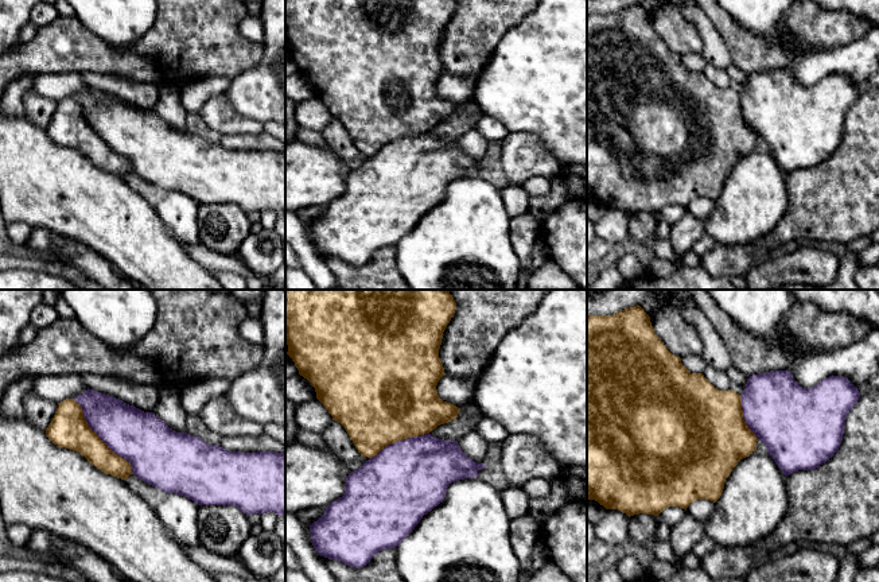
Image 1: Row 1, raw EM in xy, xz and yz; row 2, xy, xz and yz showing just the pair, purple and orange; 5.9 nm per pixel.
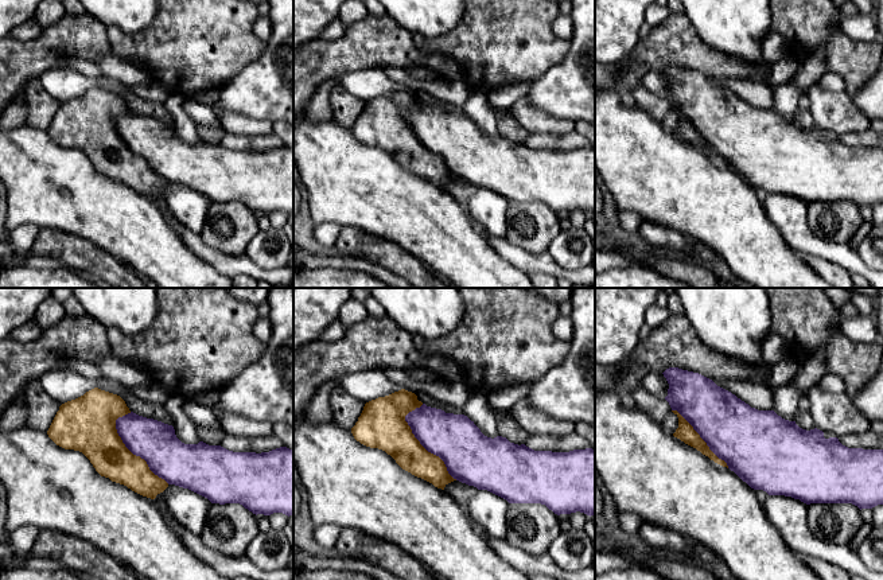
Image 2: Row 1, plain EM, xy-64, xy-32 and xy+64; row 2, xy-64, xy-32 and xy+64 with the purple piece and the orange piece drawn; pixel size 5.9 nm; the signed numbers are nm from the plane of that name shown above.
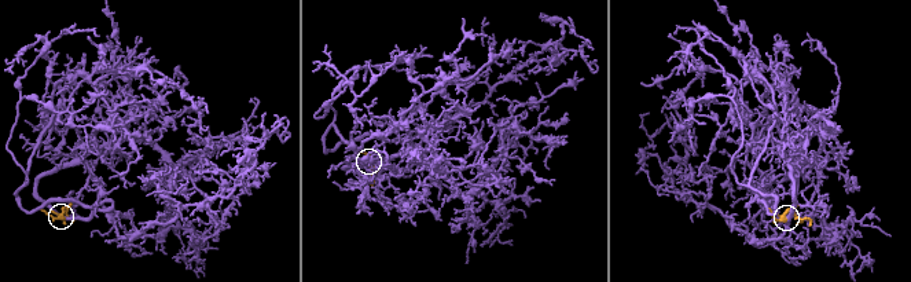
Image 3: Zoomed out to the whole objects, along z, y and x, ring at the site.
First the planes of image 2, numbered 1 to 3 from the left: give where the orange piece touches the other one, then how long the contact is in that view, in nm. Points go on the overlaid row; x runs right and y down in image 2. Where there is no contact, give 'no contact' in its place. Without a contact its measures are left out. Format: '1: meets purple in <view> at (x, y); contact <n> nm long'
1: meets purple in xy-64 at (133, 454); contact 500 nm long
2: meets purple in xy-32 at (426, 448); contact 500 nm long
3: meets purple in xy+64 at (700, 436); contact 480 nm long

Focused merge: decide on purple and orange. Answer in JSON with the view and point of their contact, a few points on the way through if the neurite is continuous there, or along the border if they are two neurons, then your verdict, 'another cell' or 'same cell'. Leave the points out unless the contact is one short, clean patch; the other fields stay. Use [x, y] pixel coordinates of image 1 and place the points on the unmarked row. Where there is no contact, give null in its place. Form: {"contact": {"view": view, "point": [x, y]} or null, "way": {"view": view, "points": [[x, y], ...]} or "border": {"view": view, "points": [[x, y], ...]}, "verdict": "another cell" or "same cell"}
{"contact": {"view": "xy", "point": [100, 136]}, "verdict": "same cell"}

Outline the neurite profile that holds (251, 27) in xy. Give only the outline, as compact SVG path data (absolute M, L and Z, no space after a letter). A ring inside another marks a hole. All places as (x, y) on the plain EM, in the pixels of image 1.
M248 15L241 20L238 30L250 42L262 43L265 39L262 22L257 16Z

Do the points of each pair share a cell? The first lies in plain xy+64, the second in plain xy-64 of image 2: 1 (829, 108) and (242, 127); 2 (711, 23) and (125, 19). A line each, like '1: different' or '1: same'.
1: same
2: same

